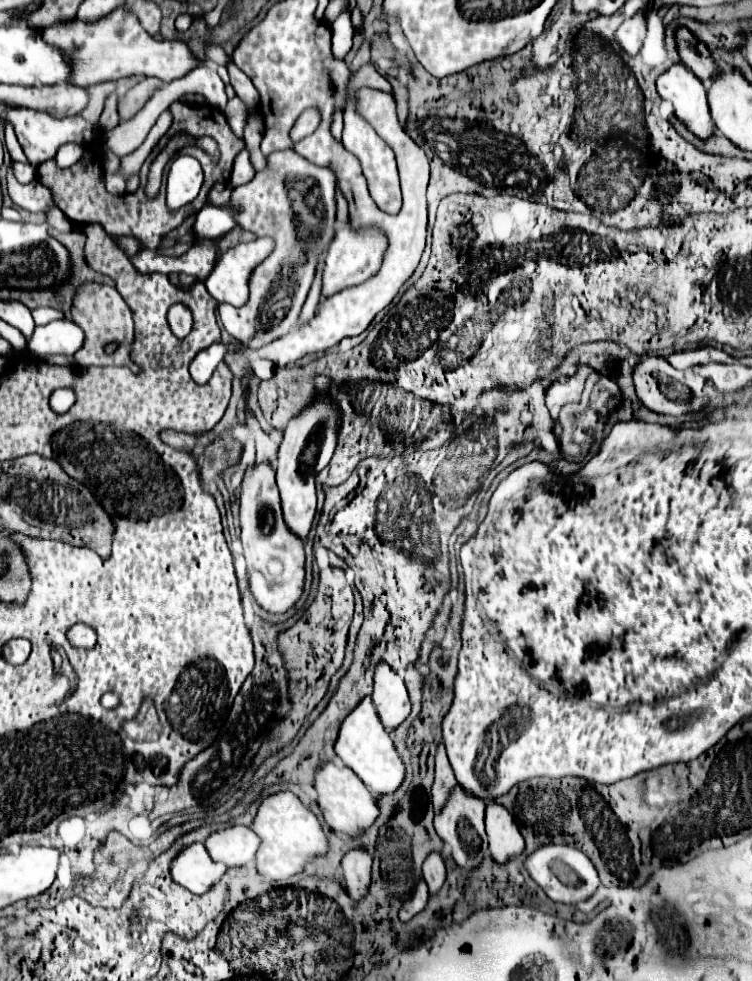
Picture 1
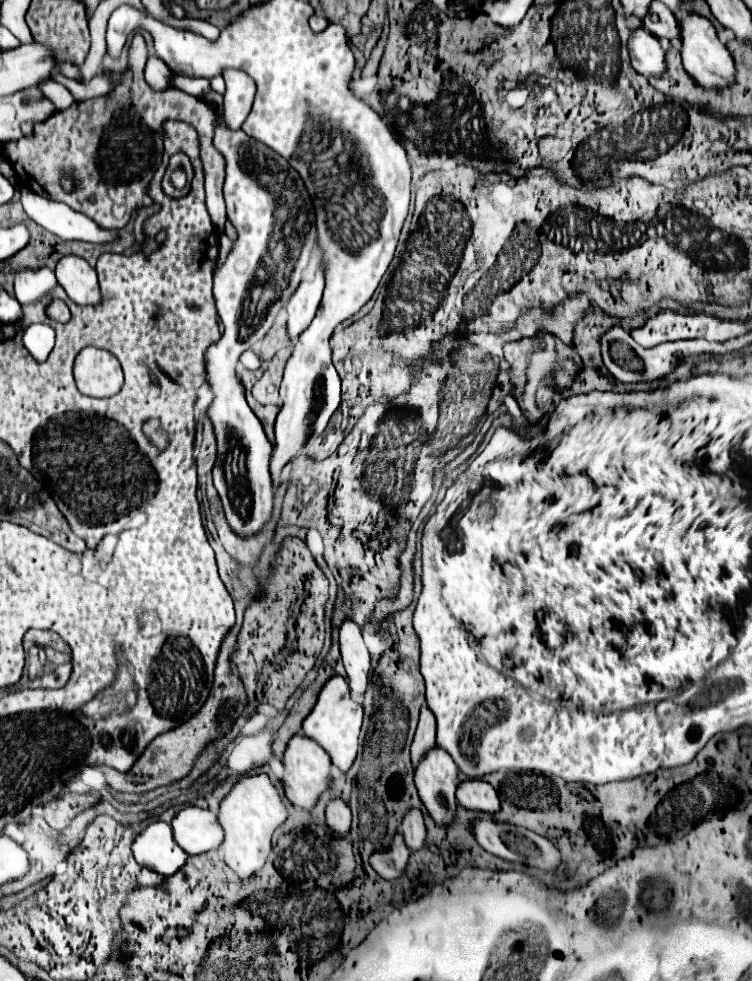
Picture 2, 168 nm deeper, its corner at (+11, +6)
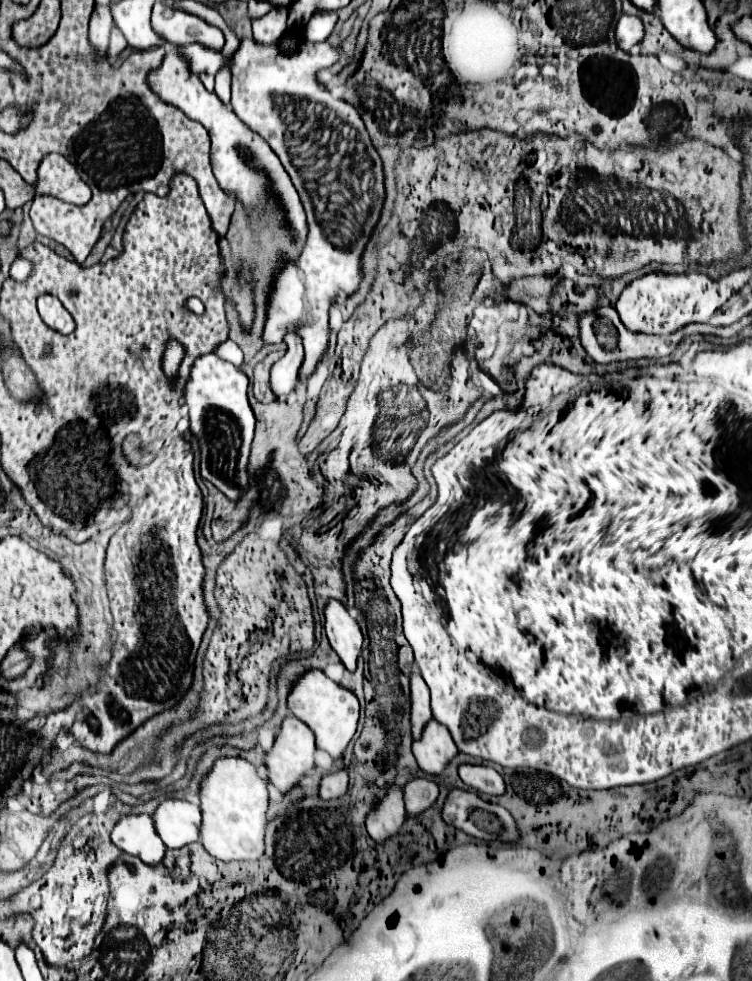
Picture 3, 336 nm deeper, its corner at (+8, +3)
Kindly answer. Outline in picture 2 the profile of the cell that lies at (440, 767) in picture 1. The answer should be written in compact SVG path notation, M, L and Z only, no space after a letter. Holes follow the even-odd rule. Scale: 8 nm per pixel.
M427 706L421 708L421 716L419 716L419 726L411 744L411 760L413 766L417 766L417 762L421 760L421 756L435 746L435 716L433 712L429 712Z

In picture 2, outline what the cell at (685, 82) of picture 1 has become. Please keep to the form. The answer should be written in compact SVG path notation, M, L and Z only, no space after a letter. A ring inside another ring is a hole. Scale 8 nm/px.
M637 28L629 36L629 56L631 66L649 78L649 74L663 74L665 72L665 50L661 48L659 40L651 36L645 28Z

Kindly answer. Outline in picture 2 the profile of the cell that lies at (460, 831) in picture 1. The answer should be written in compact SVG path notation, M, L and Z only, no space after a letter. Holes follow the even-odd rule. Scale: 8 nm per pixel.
M433 746L415 768L415 784L431 818L447 826L457 808L455 790L459 784L457 764L439 746Z

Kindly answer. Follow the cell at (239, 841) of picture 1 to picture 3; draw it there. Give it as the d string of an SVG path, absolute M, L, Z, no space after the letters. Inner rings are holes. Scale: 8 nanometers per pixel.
M166 799L154 813L156 833L168 849L182 849L200 839L202 811L196 803Z

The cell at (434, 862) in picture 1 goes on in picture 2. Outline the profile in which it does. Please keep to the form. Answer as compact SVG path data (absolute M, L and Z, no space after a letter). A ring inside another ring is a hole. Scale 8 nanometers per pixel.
M409 810L401 822L401 830L405 836L405 844L411 850L419 850L425 844L425 824L421 810Z

